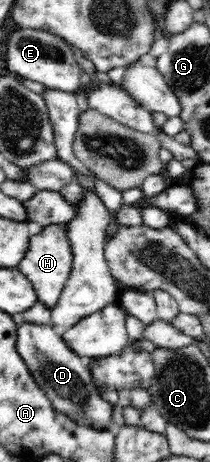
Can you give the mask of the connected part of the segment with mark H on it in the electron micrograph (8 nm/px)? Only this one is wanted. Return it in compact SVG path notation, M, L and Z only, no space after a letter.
M50 223L43 226L39 233L32 235L29 249L18 268L31 280L33 288L37 290L39 303L55 307L73 269L73 250L71 250L71 240L67 236L67 224Z

